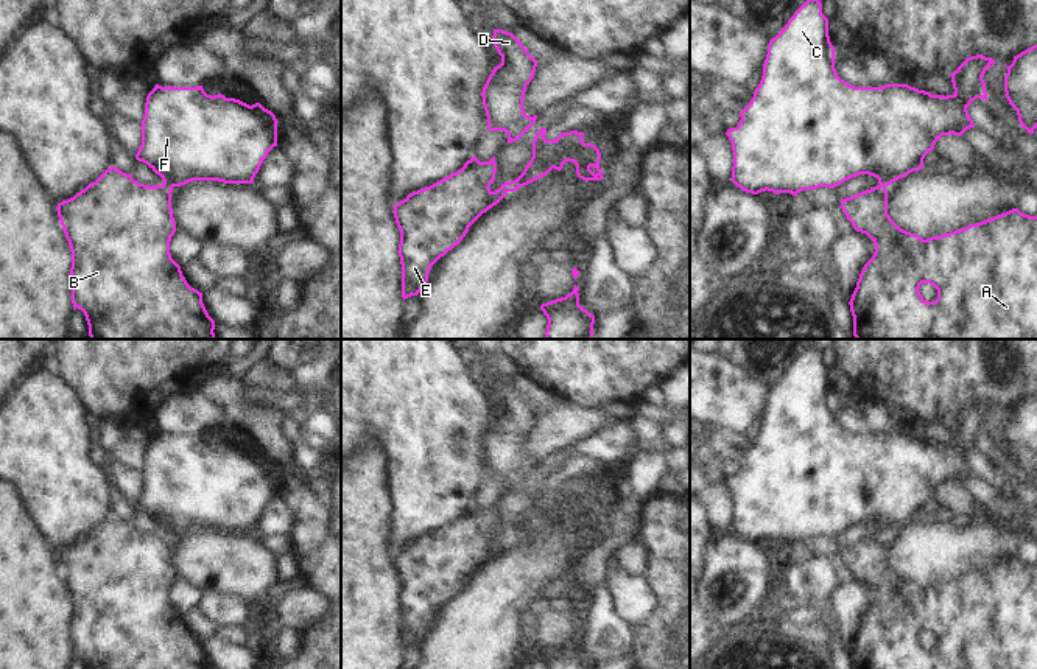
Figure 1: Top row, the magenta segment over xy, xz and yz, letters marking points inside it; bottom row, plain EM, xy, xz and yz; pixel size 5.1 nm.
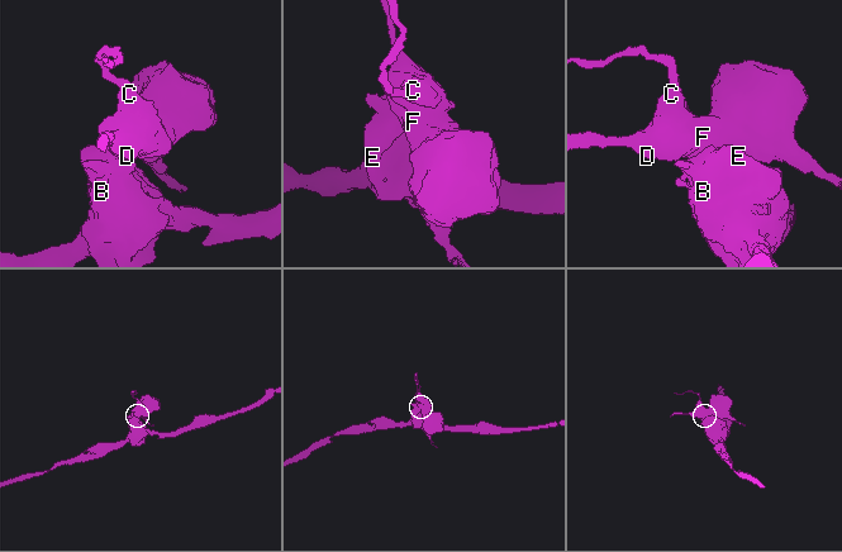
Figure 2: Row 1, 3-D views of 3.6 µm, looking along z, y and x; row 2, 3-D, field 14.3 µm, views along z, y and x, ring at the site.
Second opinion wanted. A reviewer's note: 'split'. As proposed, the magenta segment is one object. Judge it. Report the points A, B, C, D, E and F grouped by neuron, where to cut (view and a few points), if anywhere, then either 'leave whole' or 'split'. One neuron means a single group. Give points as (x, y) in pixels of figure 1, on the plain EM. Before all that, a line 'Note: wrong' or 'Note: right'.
Note: right
A B E / C D F | xz (514, 529), (509, 539) | split

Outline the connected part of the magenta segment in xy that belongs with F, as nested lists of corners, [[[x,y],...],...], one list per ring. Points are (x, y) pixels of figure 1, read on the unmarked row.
[[[162,436],[148,442],[142,468],[142,493],[135,503],[165,534],[193,529],[254,532],[268,501],[277,495],[277,467],[260,451],[252,454],[224,443],[207,443],[198,436]]]

